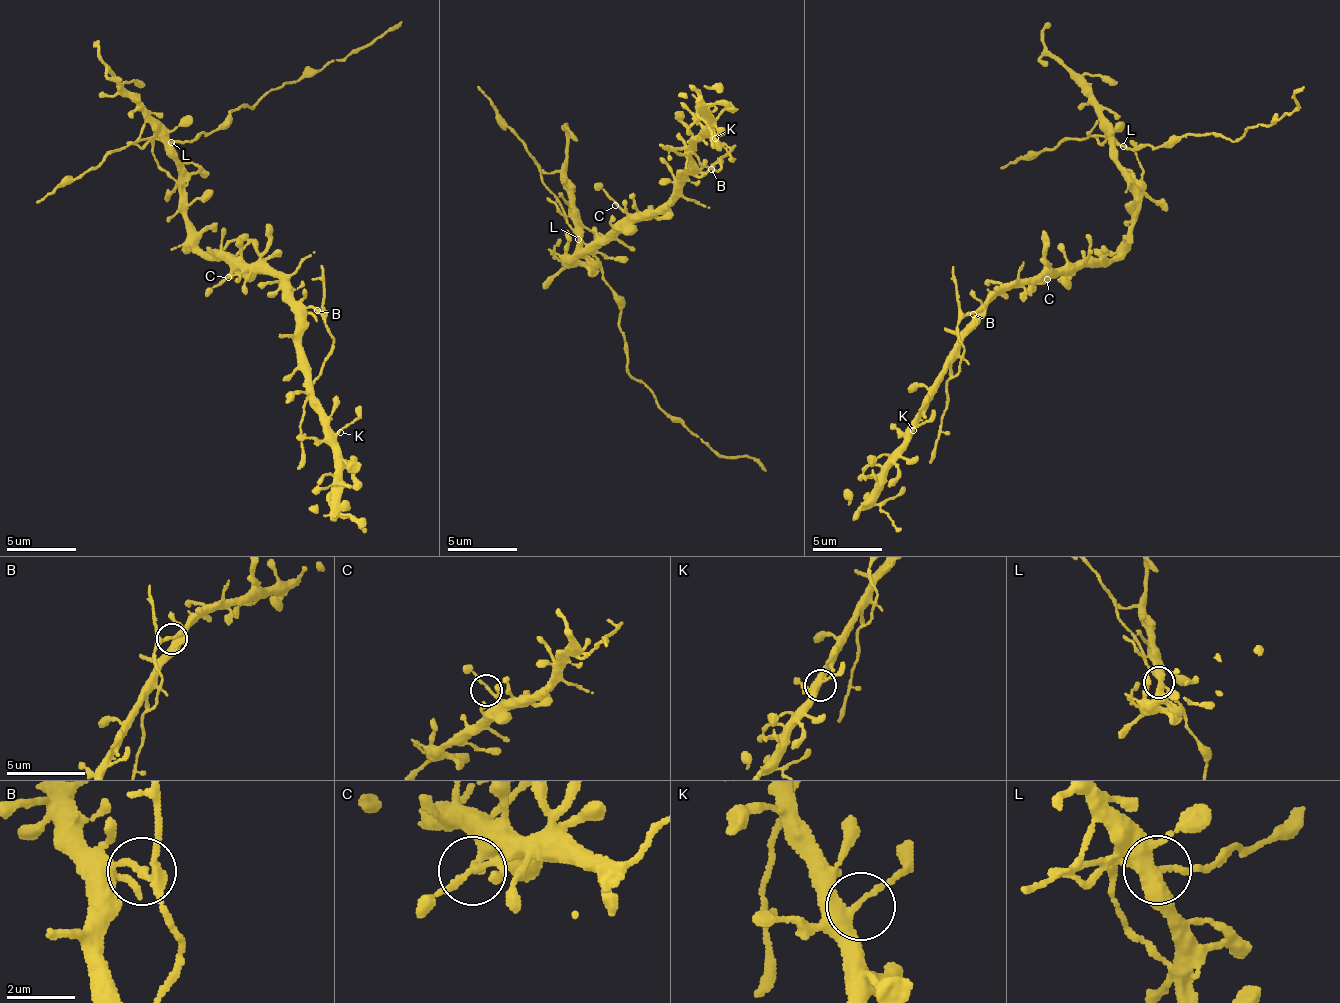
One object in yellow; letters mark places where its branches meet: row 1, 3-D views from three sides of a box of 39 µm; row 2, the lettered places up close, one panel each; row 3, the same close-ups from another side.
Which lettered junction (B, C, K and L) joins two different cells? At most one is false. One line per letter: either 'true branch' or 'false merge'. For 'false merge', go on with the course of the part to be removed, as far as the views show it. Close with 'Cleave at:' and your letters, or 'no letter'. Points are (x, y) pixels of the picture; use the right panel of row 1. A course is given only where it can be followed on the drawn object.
B: false merge | (971, 313), (958, 324), (963, 357), (948, 381), (947, 411), (936, 456), (930, 462)
C: true branch
K: true branch
L: true branch
Cleave at: B

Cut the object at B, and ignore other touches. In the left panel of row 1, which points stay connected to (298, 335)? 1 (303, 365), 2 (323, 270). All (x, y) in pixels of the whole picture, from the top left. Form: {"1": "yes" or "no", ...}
{"1": "yes", "2": "no"}

